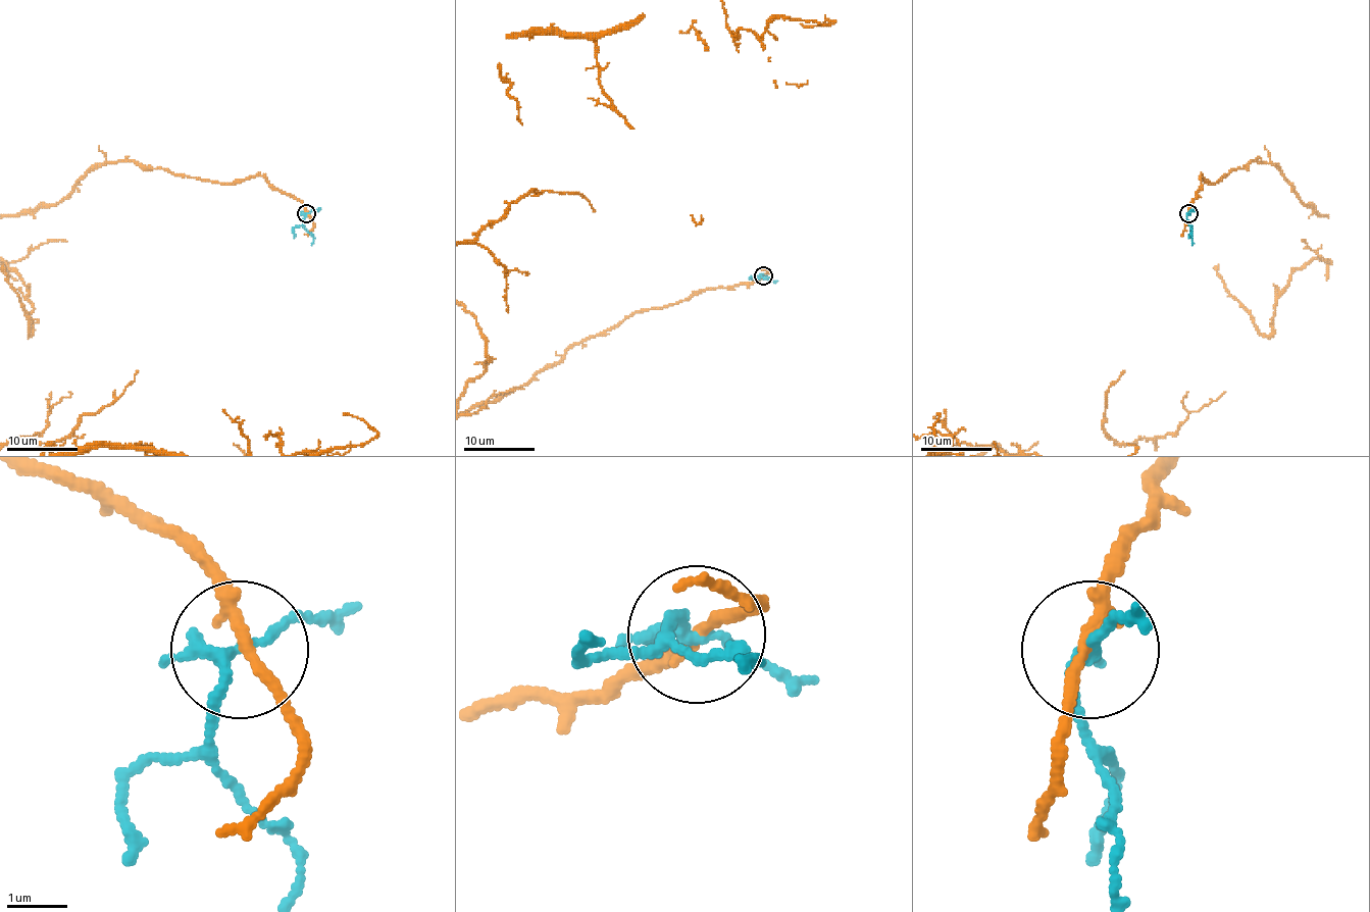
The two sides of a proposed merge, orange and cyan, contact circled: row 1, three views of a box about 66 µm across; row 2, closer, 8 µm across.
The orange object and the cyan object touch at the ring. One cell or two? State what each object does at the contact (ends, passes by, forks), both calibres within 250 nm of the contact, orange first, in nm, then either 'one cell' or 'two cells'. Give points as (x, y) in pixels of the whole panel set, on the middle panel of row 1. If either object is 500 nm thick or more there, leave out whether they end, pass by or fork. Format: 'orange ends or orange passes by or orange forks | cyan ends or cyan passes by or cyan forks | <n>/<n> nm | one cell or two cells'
orange passes by | cyan forks | 190/170 nm | two cells

